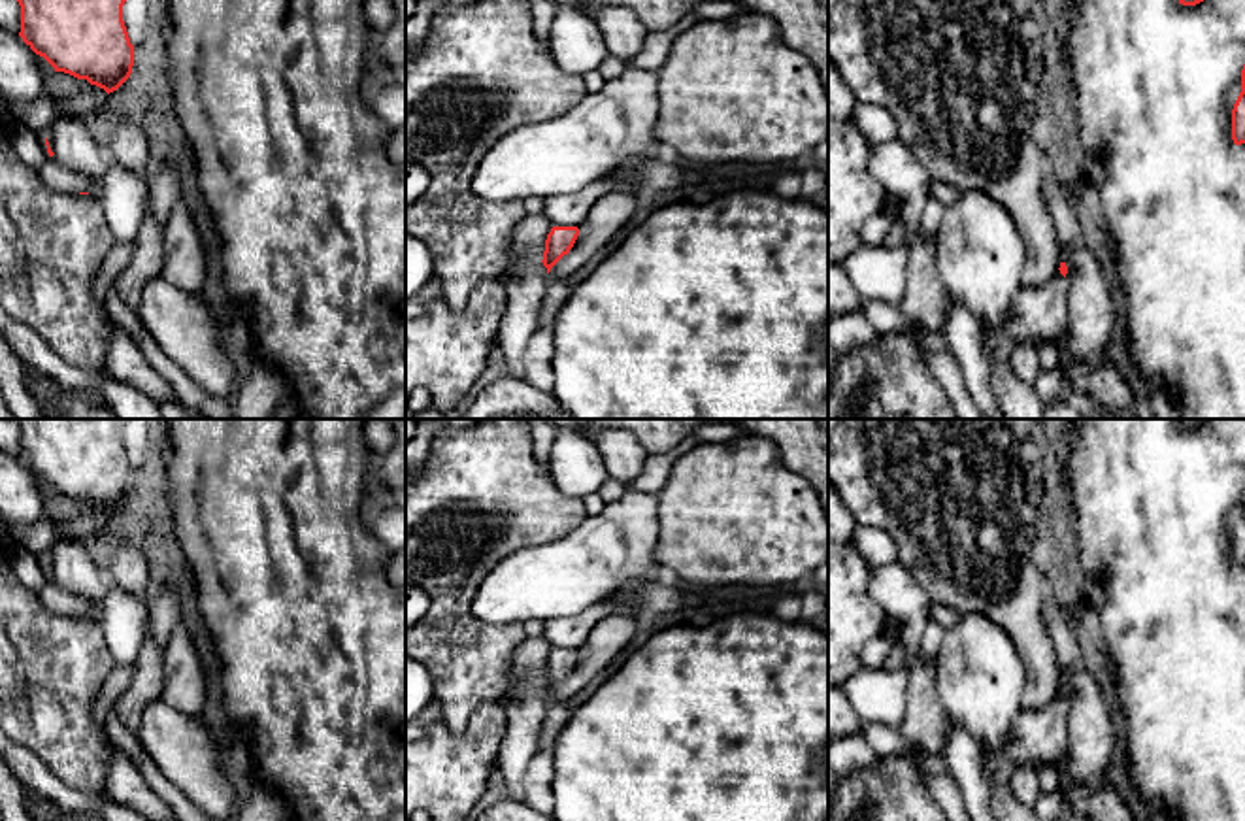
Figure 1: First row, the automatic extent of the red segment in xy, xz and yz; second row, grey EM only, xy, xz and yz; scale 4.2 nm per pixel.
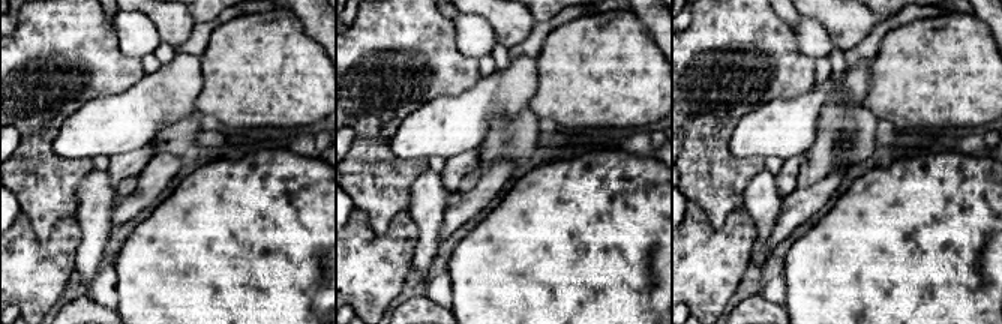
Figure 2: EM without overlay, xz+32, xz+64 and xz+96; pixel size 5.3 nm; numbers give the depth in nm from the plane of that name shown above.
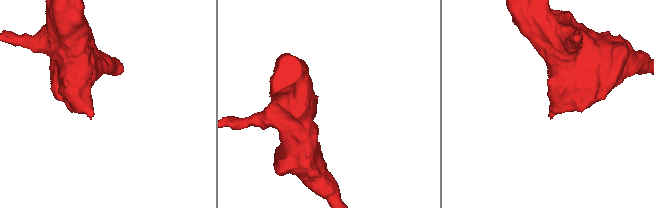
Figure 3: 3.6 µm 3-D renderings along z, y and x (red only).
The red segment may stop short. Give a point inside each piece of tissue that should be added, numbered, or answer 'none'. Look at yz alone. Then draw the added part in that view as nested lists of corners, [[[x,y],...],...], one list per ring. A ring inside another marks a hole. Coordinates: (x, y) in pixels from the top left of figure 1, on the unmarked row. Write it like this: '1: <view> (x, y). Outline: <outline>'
1: yz (1040, 737). Outline: [[[1058,695],[1039,710],[1022,710],[998,749],[979,744],[983,776],[992,789],[1009,787],[1013,772],[1032,764],[1060,768],[1068,753],[1068,704]]]

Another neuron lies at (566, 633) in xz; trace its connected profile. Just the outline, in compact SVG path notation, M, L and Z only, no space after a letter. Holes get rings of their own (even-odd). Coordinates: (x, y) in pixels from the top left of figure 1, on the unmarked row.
M607 596L573 617L547 621L543 638L551 649L581 649L590 630L621 604L621 598Z

